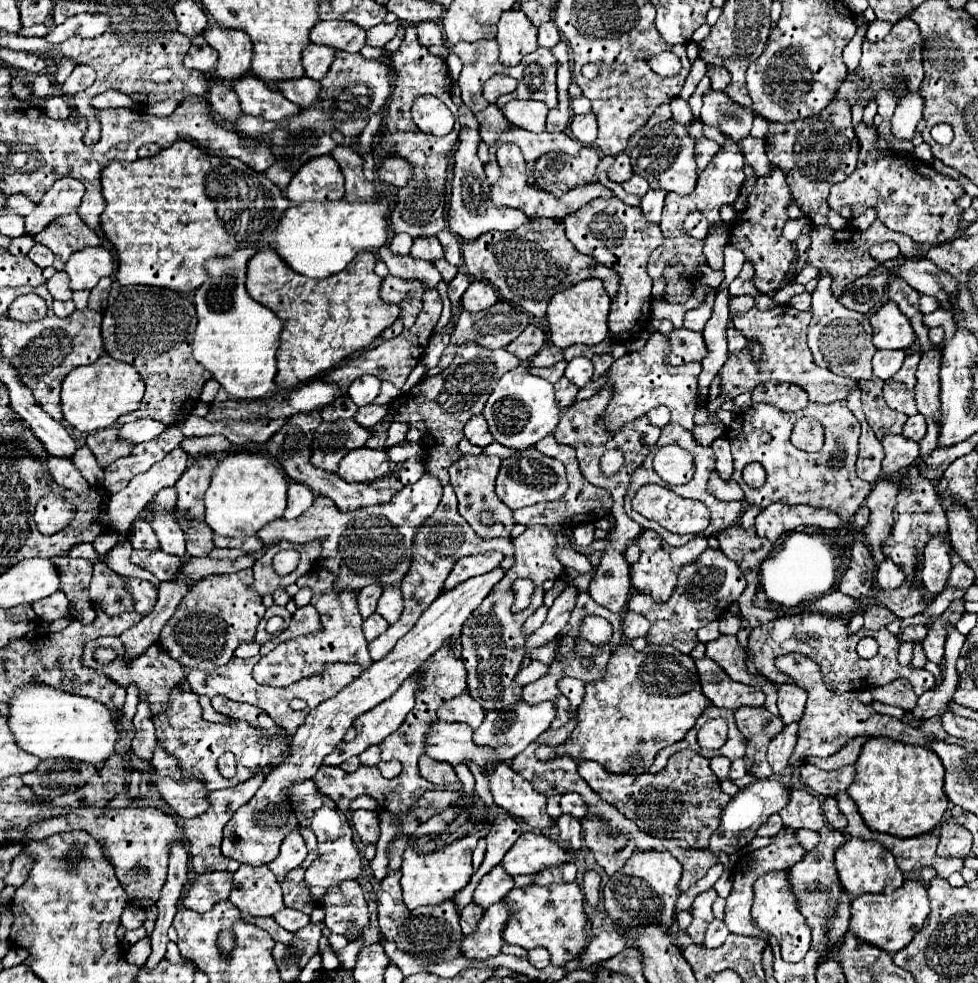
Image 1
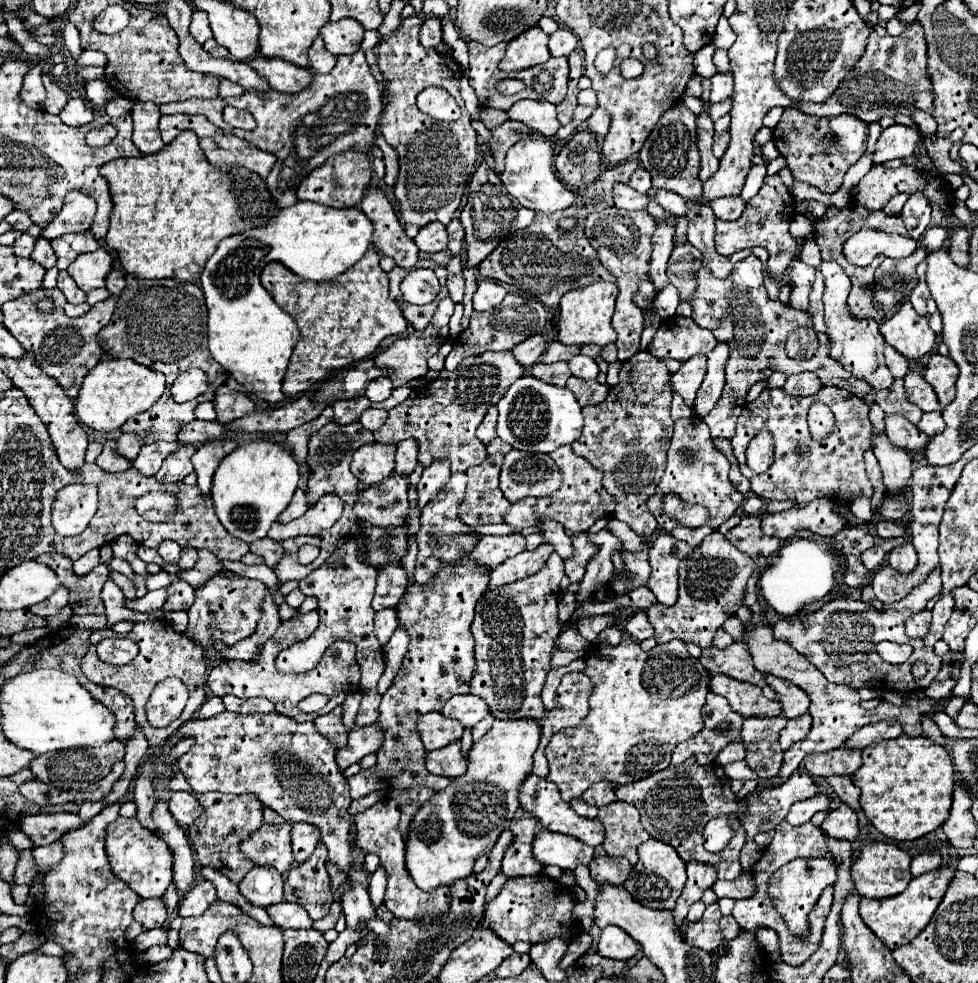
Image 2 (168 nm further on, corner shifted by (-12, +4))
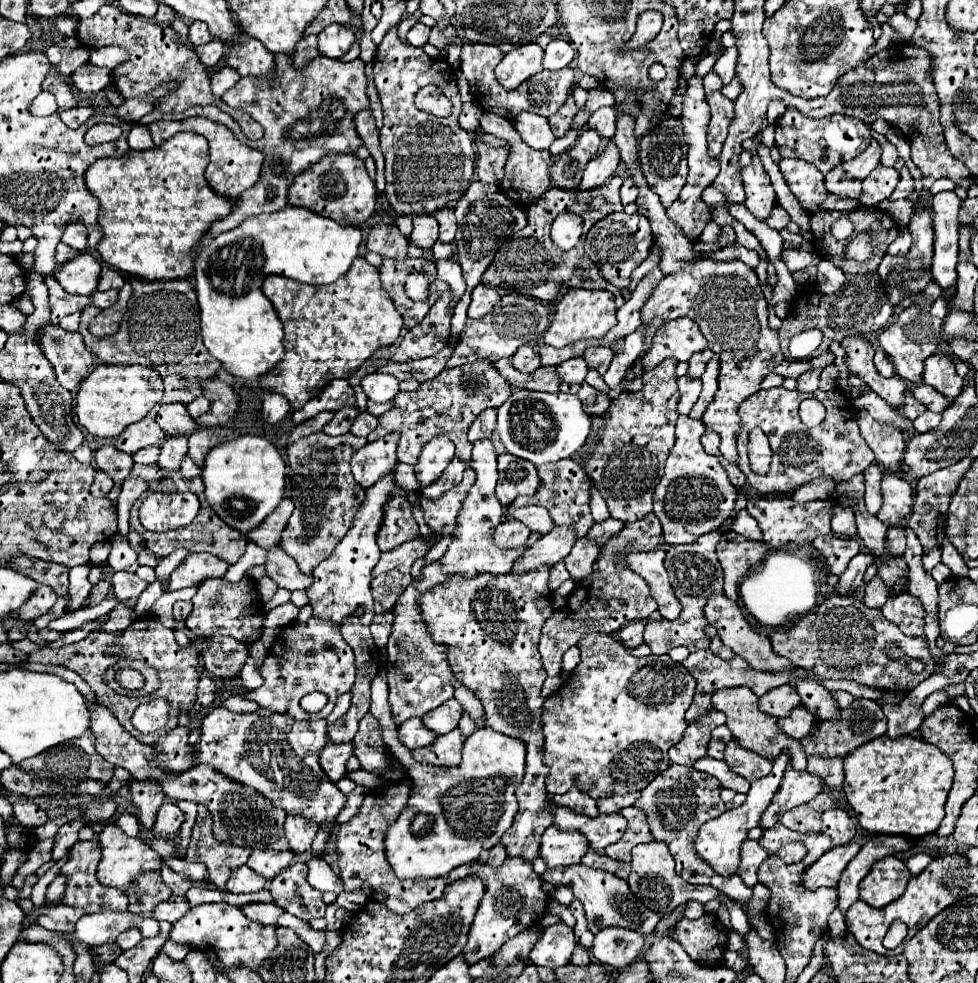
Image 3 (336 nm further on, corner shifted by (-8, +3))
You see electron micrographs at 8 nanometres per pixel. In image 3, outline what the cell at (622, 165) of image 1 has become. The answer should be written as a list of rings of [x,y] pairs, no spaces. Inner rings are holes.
[[[611,176],[607,184],[603,184],[601,188],[595,188],[595,190],[563,190],[561,188],[552,187],[551,190],[545,194],[545,198],[541,198],[539,202],[531,204],[527,213],[527,226],[511,236],[511,262],[505,262],[503,260],[503,252],[497,254],[497,258],[491,262],[491,266],[485,270],[483,274],[483,284],[487,286],[499,286],[499,288],[511,288],[513,292],[517,294],[523,294],[523,296],[531,296],[531,298],[537,298],[541,302],[553,302],[557,300],[557,296],[561,292],[567,292],[569,288],[603,288],[603,290],[609,290],[613,292],[615,296],[621,296],[619,288],[611,286],[605,278],[601,278],[599,274],[599,268],[591,262],[591,258],[585,254],[584,243],[586,240],[587,232],[589,228],[601,220],[603,216],[611,214],[611,212],[619,212],[623,210],[623,204],[621,204],[621,198],[619,198],[619,188],[623,184],[623,178],[621,176]],[[595,196],[605,196],[605,206],[599,208],[599,210],[589,210],[587,208],[587,202]],[[559,212],[577,212],[577,214],[583,214],[582,235],[581,241],[573,250],[569,252],[563,252],[559,250],[551,236],[549,236],[549,228],[551,228],[551,222],[555,218],[555,214]]]

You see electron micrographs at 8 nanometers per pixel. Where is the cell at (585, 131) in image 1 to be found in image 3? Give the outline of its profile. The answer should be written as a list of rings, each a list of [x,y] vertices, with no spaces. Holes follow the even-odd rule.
[[[603,106],[599,108],[591,118],[589,118],[589,128],[597,130],[601,136],[611,138],[615,134],[615,108],[613,106]]]

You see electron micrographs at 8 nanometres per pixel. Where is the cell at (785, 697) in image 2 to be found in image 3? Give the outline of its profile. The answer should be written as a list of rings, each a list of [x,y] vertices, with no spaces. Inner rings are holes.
[[[779,686],[759,698],[759,710],[775,718],[785,718],[795,706],[801,706],[801,700],[793,686]]]

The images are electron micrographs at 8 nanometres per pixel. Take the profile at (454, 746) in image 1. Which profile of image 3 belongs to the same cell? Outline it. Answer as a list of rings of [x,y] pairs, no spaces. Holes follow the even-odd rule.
[[[409,718],[399,726],[399,740],[409,750],[429,746],[435,738],[437,738],[437,734],[431,734],[431,730],[427,730],[427,726],[423,726],[421,718]]]

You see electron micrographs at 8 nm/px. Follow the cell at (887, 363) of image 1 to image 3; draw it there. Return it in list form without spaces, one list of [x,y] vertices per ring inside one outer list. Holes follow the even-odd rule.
[[[881,350],[875,352],[875,368],[877,368],[877,372],[879,372],[881,376],[885,376],[885,378],[895,376],[895,368],[891,366],[891,360],[889,360],[887,354],[883,354]]]

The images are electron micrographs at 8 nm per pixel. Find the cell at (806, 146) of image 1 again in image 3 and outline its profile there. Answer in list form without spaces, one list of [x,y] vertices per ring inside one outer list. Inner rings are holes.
[[[789,108],[783,118],[775,126],[775,144],[781,156],[801,158],[813,166],[817,166],[823,174],[831,172],[841,162],[847,162],[859,156],[871,142],[871,130],[857,118],[847,116],[827,116],[823,120],[813,120],[803,116],[797,108]]]

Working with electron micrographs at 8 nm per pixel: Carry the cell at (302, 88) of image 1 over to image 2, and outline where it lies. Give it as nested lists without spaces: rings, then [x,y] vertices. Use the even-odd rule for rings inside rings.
[[[261,53],[255,55],[249,61],[251,69],[263,77],[271,89],[283,91],[283,93],[297,93],[299,89],[305,89],[311,81],[311,71],[301,69],[297,65],[291,65],[279,57],[263,57]]]

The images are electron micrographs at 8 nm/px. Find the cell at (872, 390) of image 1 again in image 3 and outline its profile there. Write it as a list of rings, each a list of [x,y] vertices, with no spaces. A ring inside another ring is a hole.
[[[907,390],[905,402],[903,402],[903,406],[899,406],[899,410],[901,410],[909,420],[915,420],[917,416],[921,416],[921,414],[925,412],[925,406],[923,406],[921,402],[917,402],[917,400],[911,396],[911,392]]]

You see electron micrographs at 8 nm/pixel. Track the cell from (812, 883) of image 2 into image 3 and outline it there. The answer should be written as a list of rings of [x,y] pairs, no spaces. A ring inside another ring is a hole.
[[[855,842],[831,848],[829,852],[825,852],[817,862],[813,862],[803,872],[801,886],[805,890],[817,890],[821,886],[837,886],[837,882],[841,878],[841,872],[849,864],[849,860],[855,858],[855,854],[859,852],[859,848],[861,846],[855,844]]]

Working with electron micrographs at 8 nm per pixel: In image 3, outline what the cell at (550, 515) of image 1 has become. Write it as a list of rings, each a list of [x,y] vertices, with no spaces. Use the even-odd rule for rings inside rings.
[[[563,458],[559,462],[553,464],[543,464],[537,468],[539,476],[541,476],[541,486],[537,490],[537,494],[533,496],[519,496],[515,498],[515,502],[511,502],[511,506],[505,506],[503,510],[503,522],[511,518],[511,512],[523,506],[531,506],[531,504],[539,504],[545,506],[553,518],[553,522],[557,526],[571,526],[571,530],[575,530],[577,540],[583,538],[587,534],[587,530],[595,524],[591,518],[591,510],[589,510],[589,502],[591,502],[591,478],[585,472],[585,468],[573,460],[573,458]]]

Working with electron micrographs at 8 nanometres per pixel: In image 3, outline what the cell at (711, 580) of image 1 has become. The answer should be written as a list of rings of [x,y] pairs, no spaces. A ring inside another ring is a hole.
[[[713,530],[709,534],[703,534],[689,546],[665,546],[667,558],[665,568],[669,572],[671,586],[675,590],[675,596],[679,598],[683,610],[679,618],[675,620],[647,620],[645,624],[645,644],[651,648],[653,654],[667,654],[675,646],[687,646],[691,652],[709,648],[709,636],[705,634],[707,618],[703,614],[707,598],[715,592],[723,592],[723,566],[719,566],[717,558],[717,542],[721,538],[719,530]]]

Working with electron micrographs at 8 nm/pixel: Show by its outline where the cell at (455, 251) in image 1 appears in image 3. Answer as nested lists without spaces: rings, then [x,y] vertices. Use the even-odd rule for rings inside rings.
[[[451,208],[437,210],[433,216],[435,216],[437,222],[439,222],[439,242],[453,242],[455,230],[457,230],[453,210],[451,210]]]

